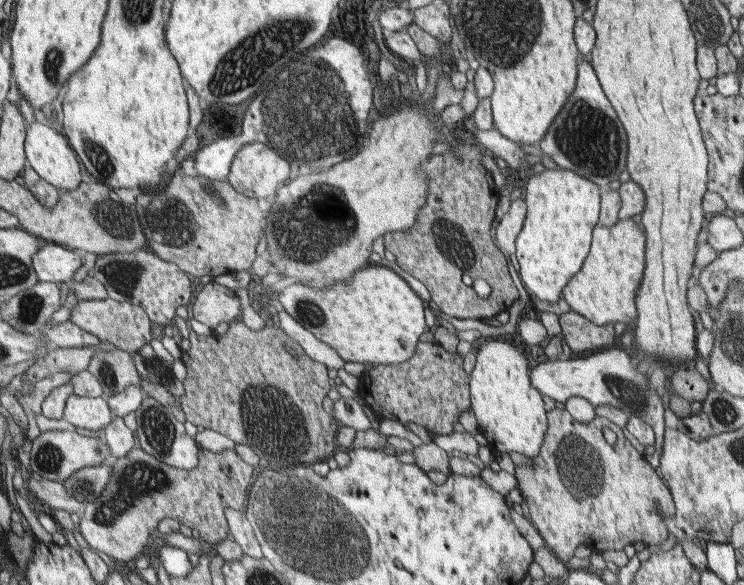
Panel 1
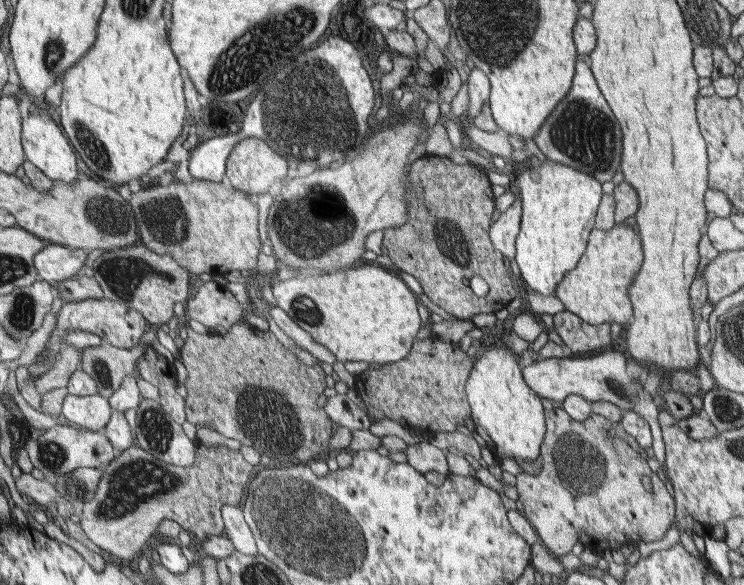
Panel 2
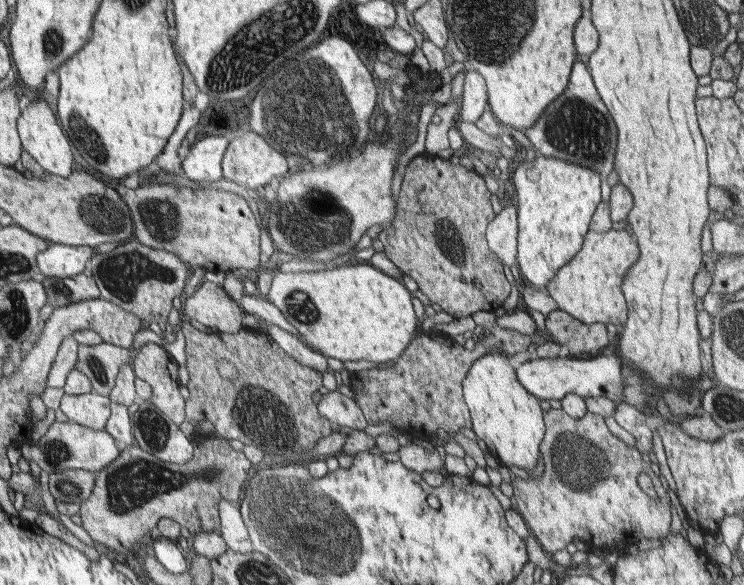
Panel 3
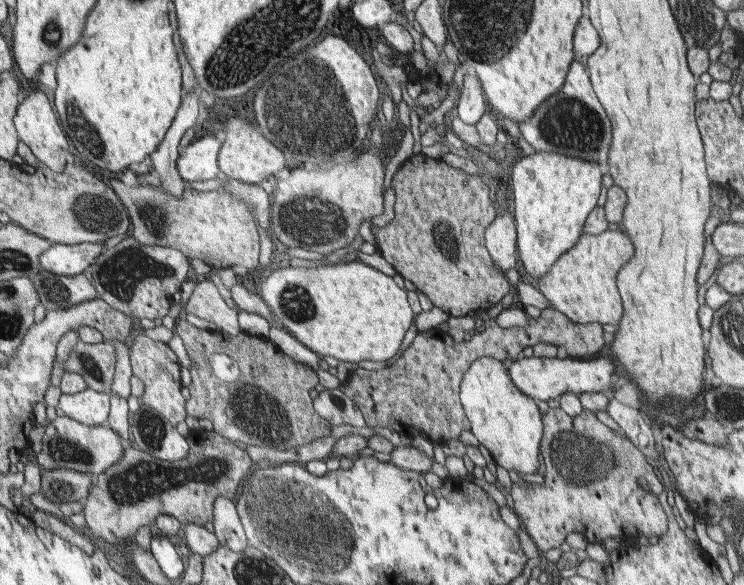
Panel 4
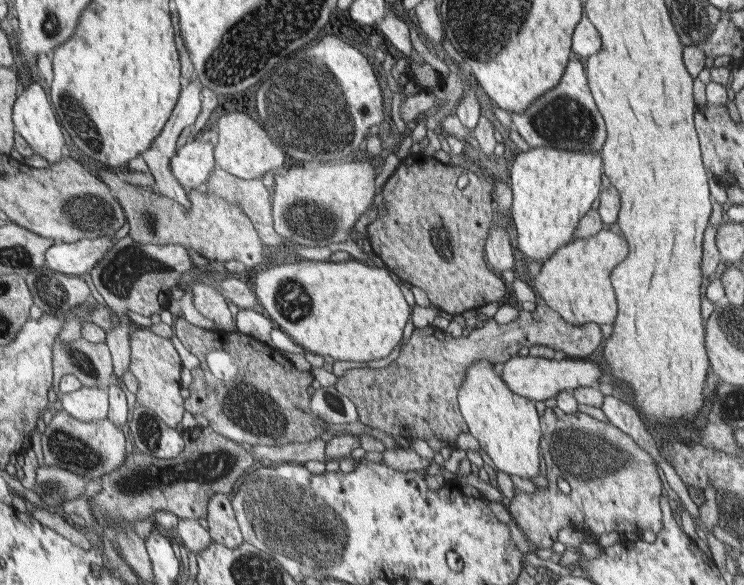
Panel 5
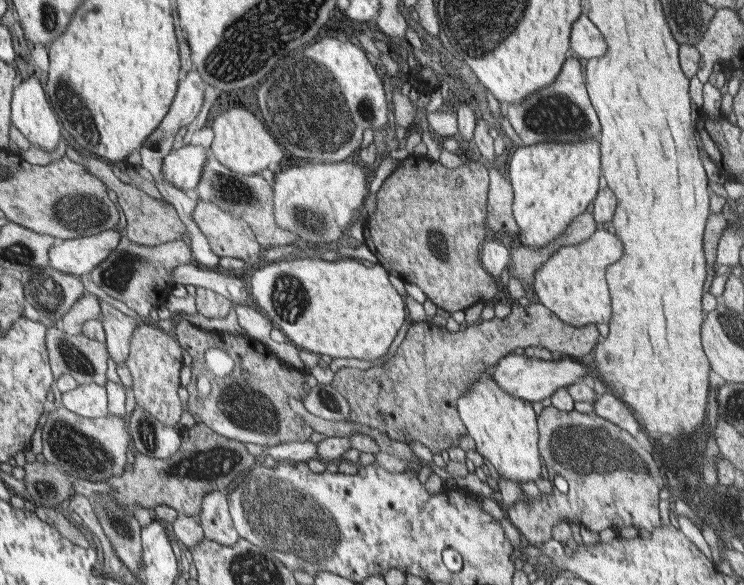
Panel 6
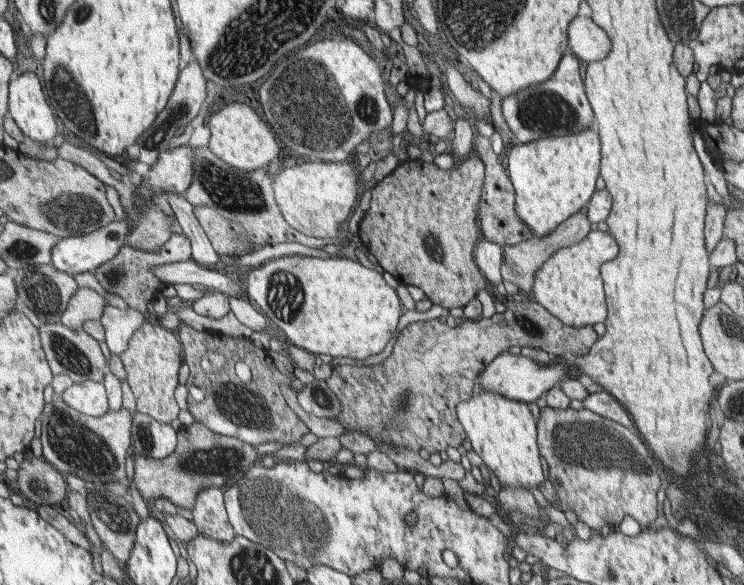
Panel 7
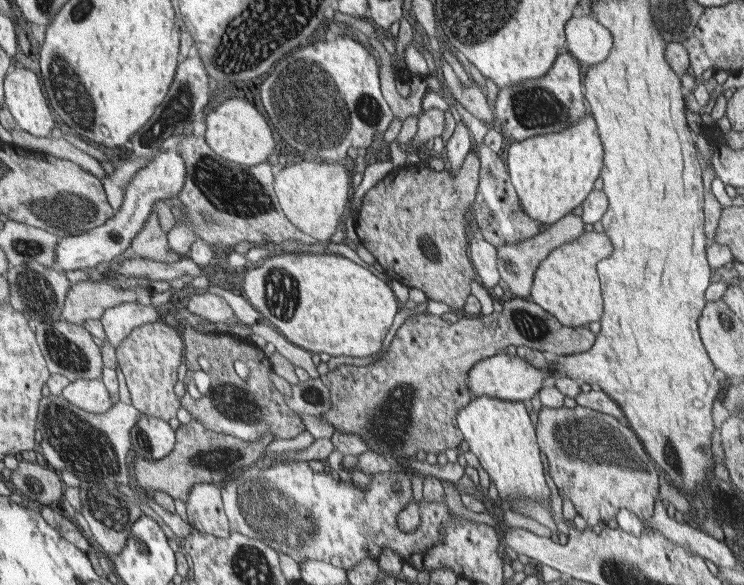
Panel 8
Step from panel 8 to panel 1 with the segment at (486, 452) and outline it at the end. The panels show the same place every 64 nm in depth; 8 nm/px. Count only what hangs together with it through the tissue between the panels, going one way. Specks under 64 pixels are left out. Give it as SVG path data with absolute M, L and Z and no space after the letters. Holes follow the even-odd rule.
M499 338L482 340L478 349L476 366L469 377L472 412L476 416L479 432L489 442L492 450L510 454L518 452L535 457L545 440L546 412L544 402L533 382L528 380L528 362L524 354Z

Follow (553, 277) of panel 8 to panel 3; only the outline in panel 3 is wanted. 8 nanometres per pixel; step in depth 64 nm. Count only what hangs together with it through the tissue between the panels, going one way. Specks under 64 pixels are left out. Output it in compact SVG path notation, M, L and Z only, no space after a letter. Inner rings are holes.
M611 229L604 233L590 231L581 251L557 270L555 279L545 285L544 292L554 299L560 310L584 324L614 324L619 328L629 314L629 305L621 290L622 280L640 256L637 241L628 229Z

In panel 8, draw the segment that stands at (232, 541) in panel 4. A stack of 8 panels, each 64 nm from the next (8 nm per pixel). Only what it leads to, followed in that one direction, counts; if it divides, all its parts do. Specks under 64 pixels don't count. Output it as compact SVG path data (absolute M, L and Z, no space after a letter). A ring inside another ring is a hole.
M202 482L190 487L186 503L186 520L196 531L228 538L231 533L229 520L221 500L221 487Z

